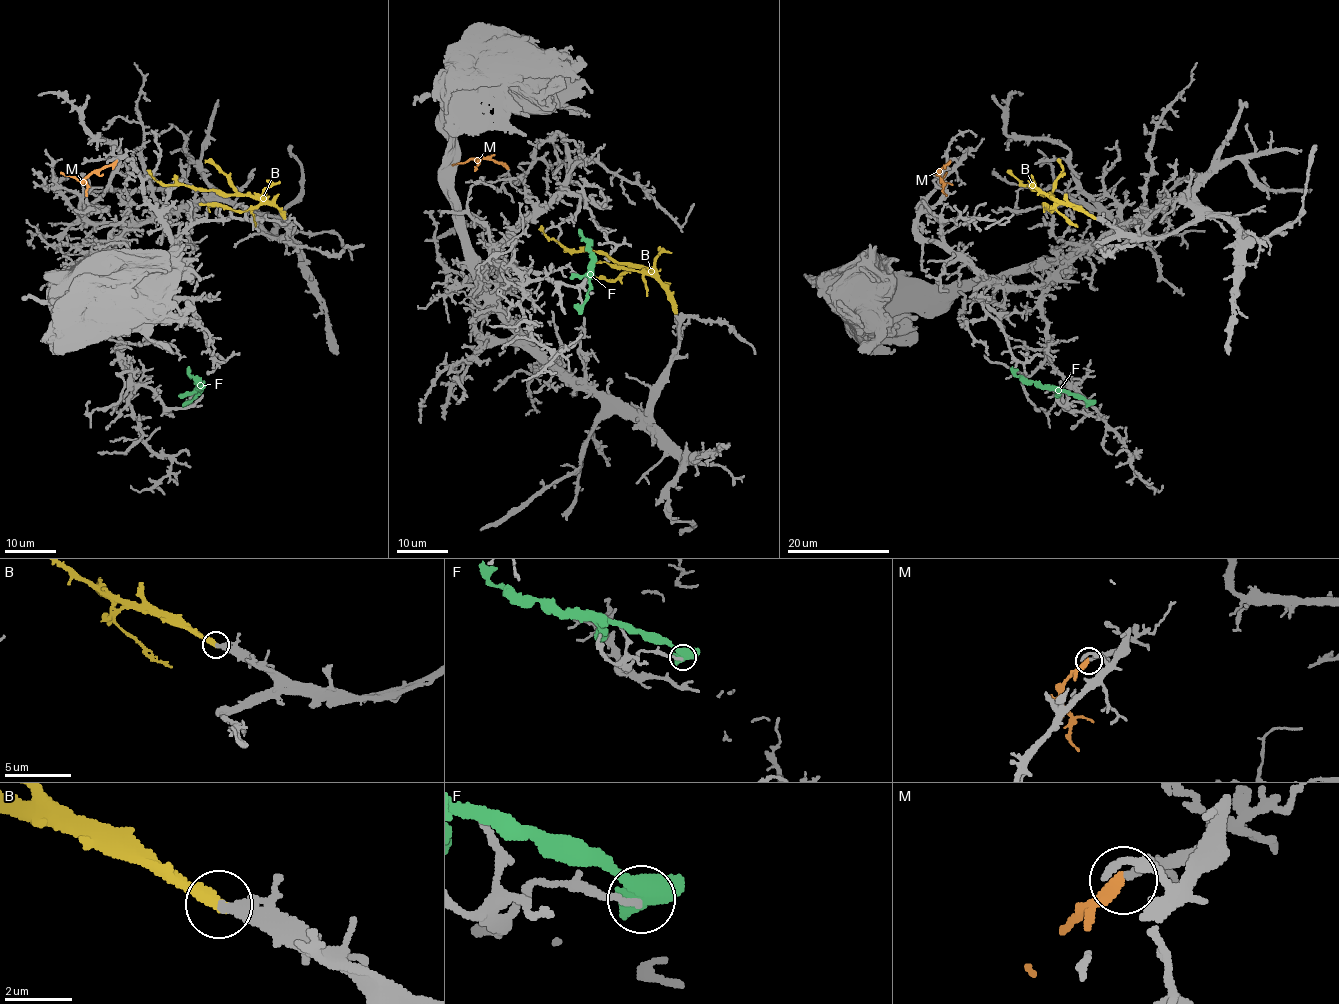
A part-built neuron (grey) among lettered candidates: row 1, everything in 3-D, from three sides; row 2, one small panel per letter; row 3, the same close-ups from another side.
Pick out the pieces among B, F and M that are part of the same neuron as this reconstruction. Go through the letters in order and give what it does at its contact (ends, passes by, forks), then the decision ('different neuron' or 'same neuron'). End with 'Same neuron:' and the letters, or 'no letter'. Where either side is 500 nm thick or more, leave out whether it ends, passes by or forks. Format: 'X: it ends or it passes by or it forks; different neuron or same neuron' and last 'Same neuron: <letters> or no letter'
B: it ends; same neuron
F: different neuron
M: it ends; different neuron
Same neuron: B

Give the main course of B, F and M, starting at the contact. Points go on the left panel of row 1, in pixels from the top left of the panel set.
B: (285, 217), (276, 207), (255, 197), (224, 195), (213, 190), (165, 185), (150, 171)
F: (187, 403), (200, 388), (188, 374), (188, 366)
M: (116, 161), (92, 171), (82, 180), (60, 172)

